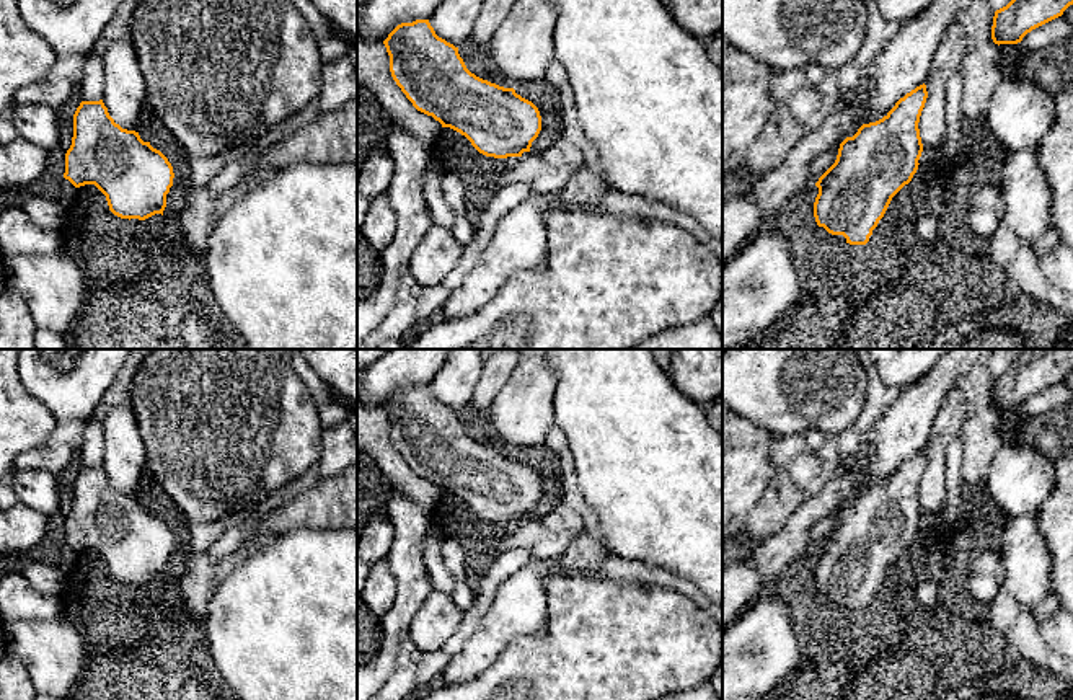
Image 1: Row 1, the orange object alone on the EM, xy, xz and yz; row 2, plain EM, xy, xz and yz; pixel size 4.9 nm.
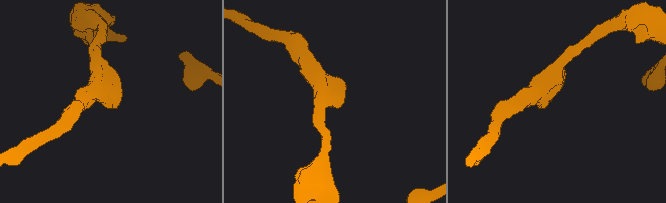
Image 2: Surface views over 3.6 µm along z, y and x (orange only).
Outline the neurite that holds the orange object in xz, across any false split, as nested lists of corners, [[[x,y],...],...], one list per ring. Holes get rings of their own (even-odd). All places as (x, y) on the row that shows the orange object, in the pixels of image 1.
[[[429,20],[398,24],[383,41],[390,55],[390,72],[413,106],[465,135],[486,157],[522,157],[541,131],[538,108],[515,93],[471,73],[458,47],[439,38]]]

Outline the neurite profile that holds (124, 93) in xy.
[[[130,38],[108,46],[103,57],[103,103],[122,129],[137,132],[142,106],[148,101],[145,78]]]

